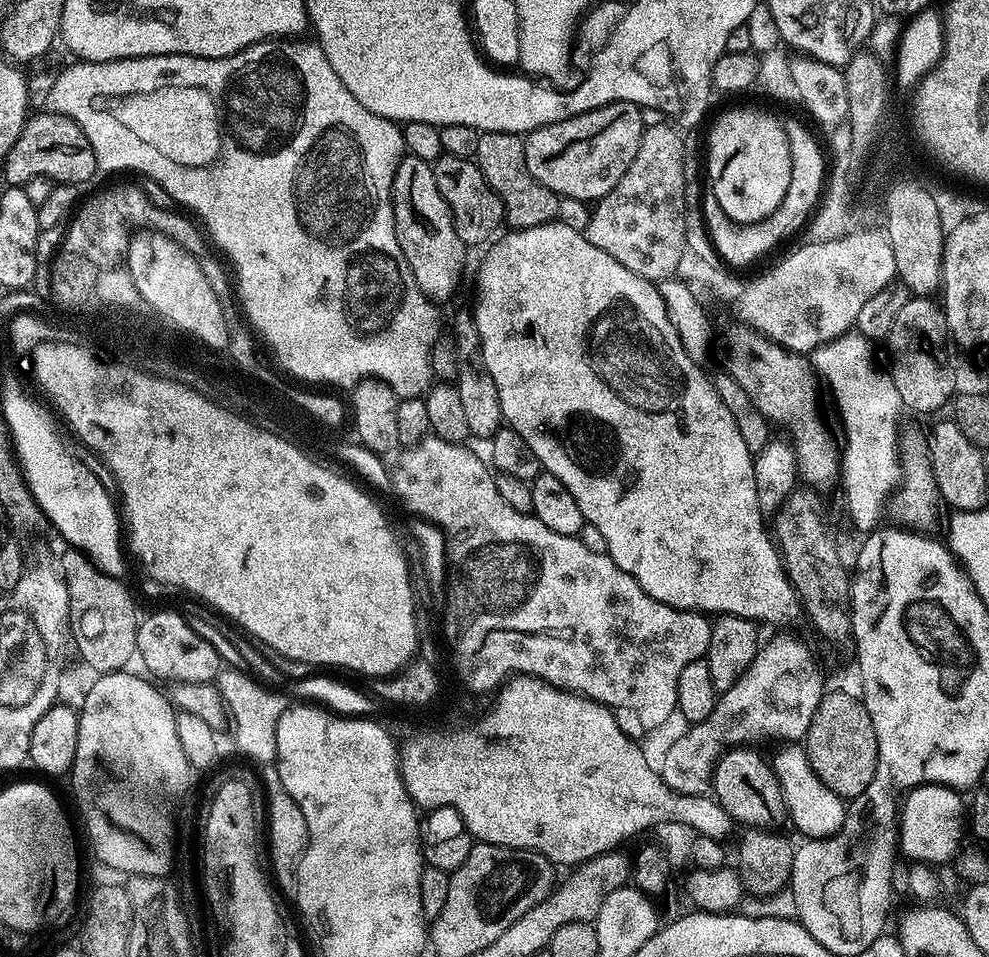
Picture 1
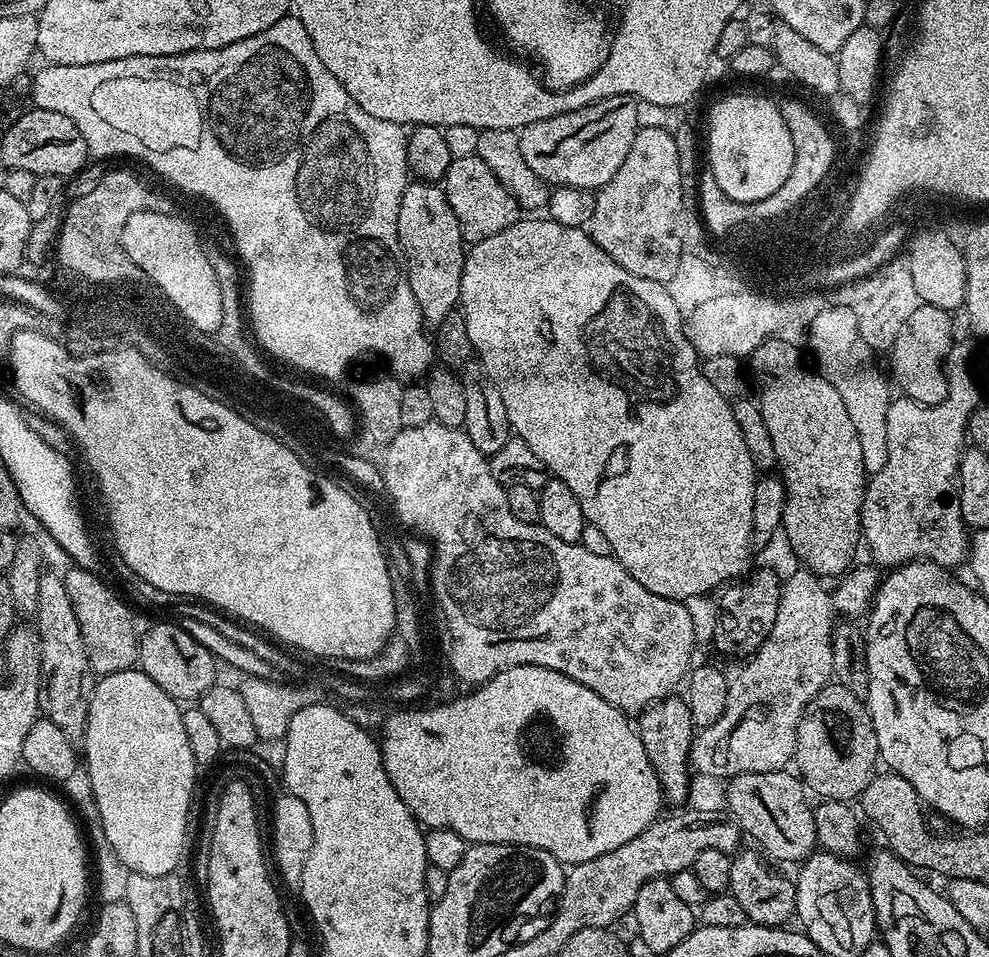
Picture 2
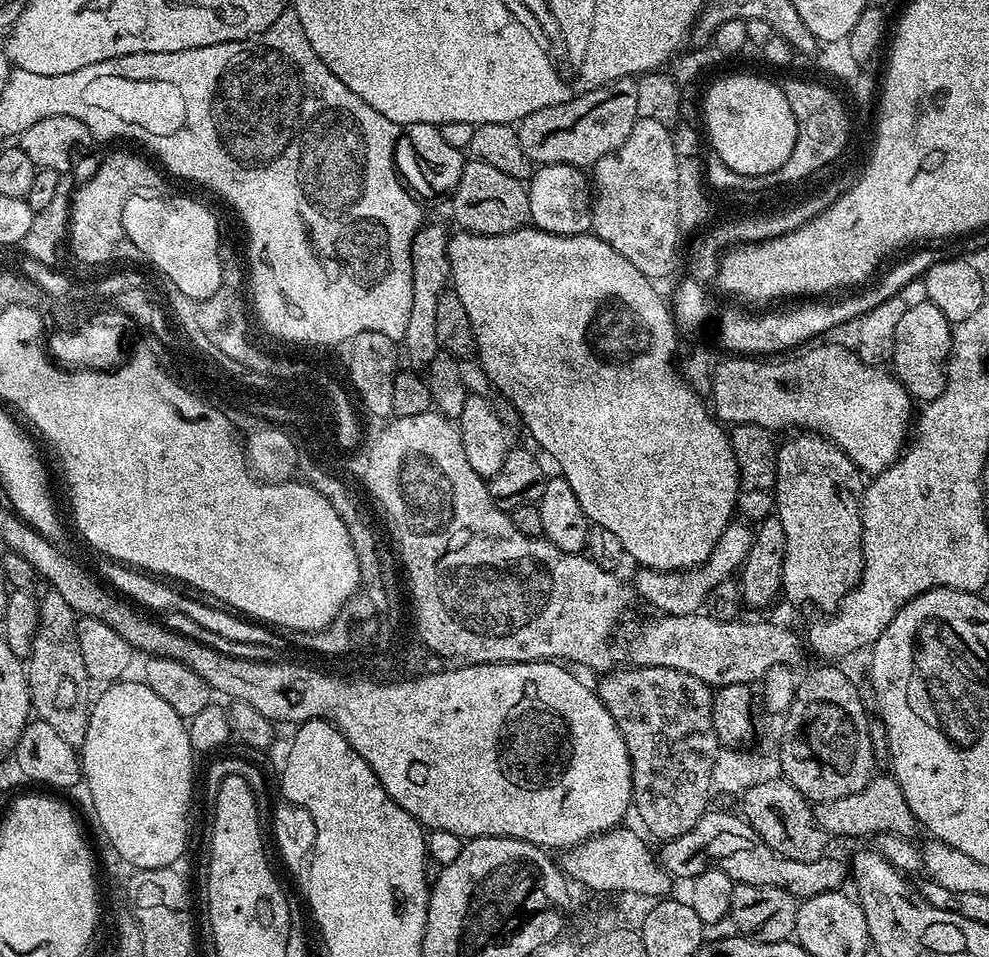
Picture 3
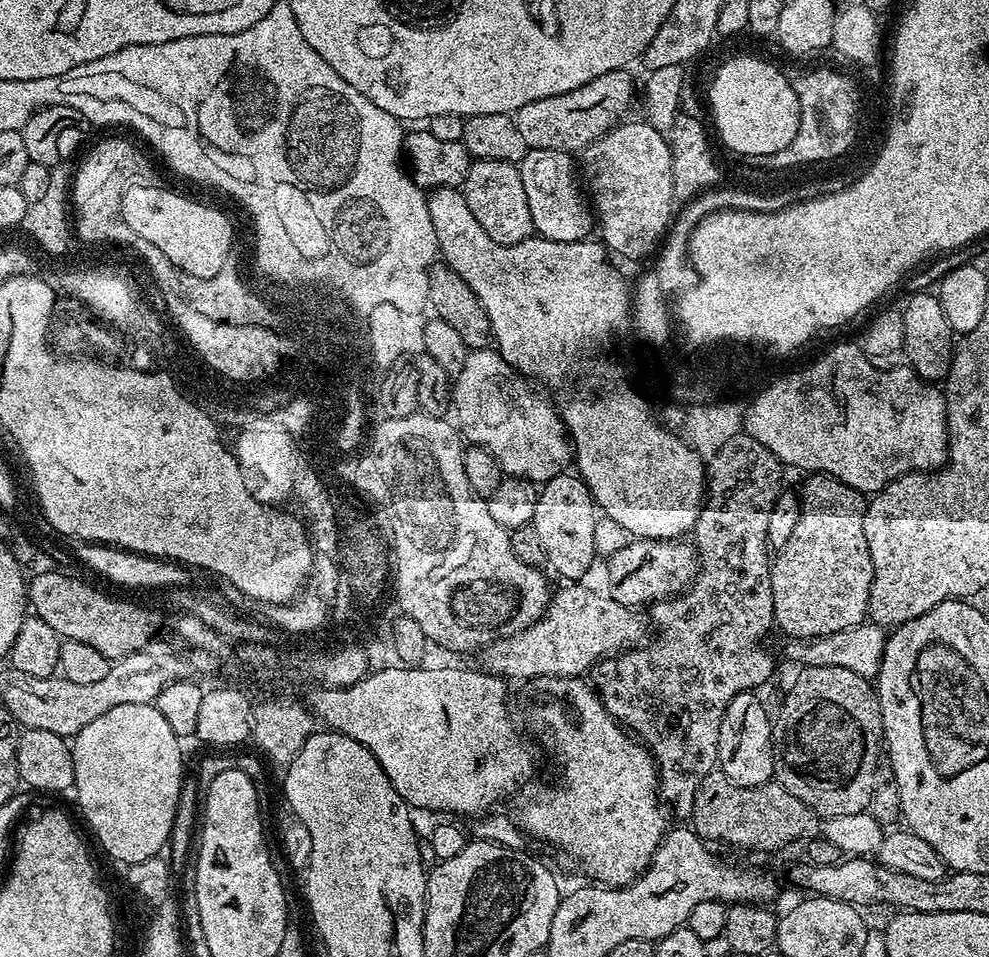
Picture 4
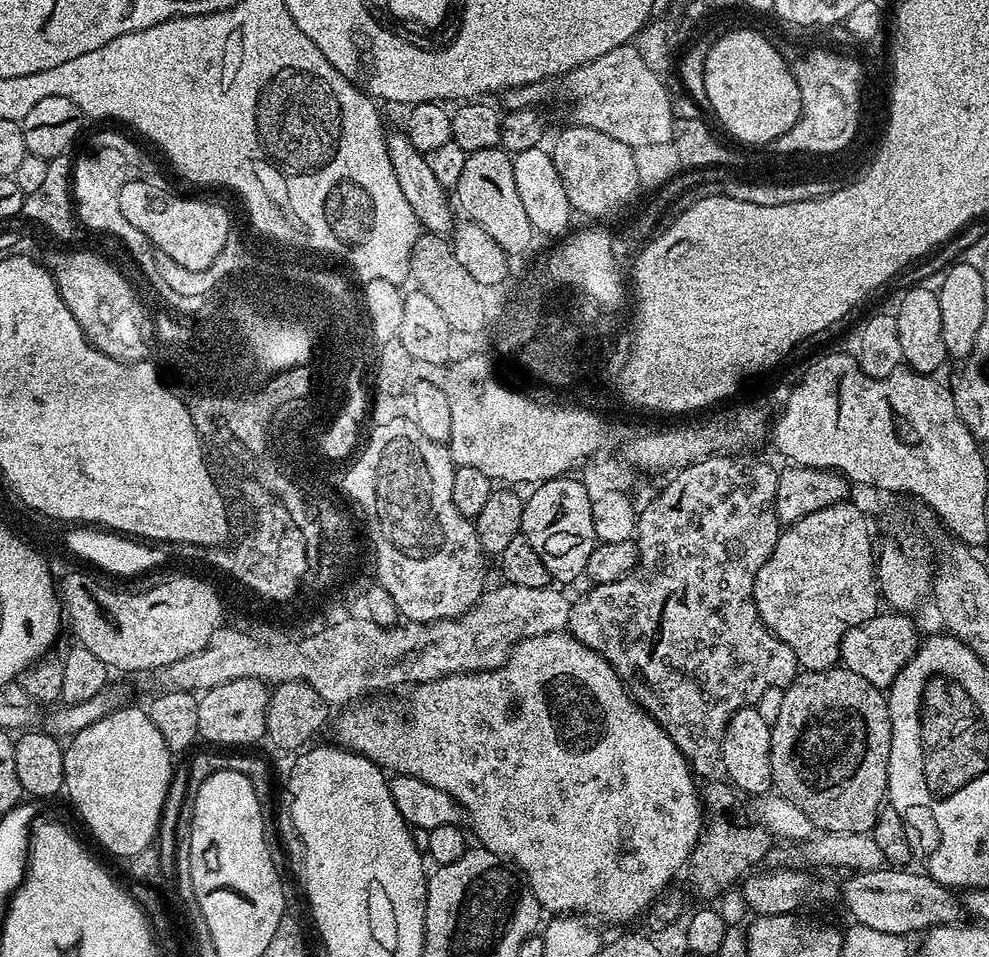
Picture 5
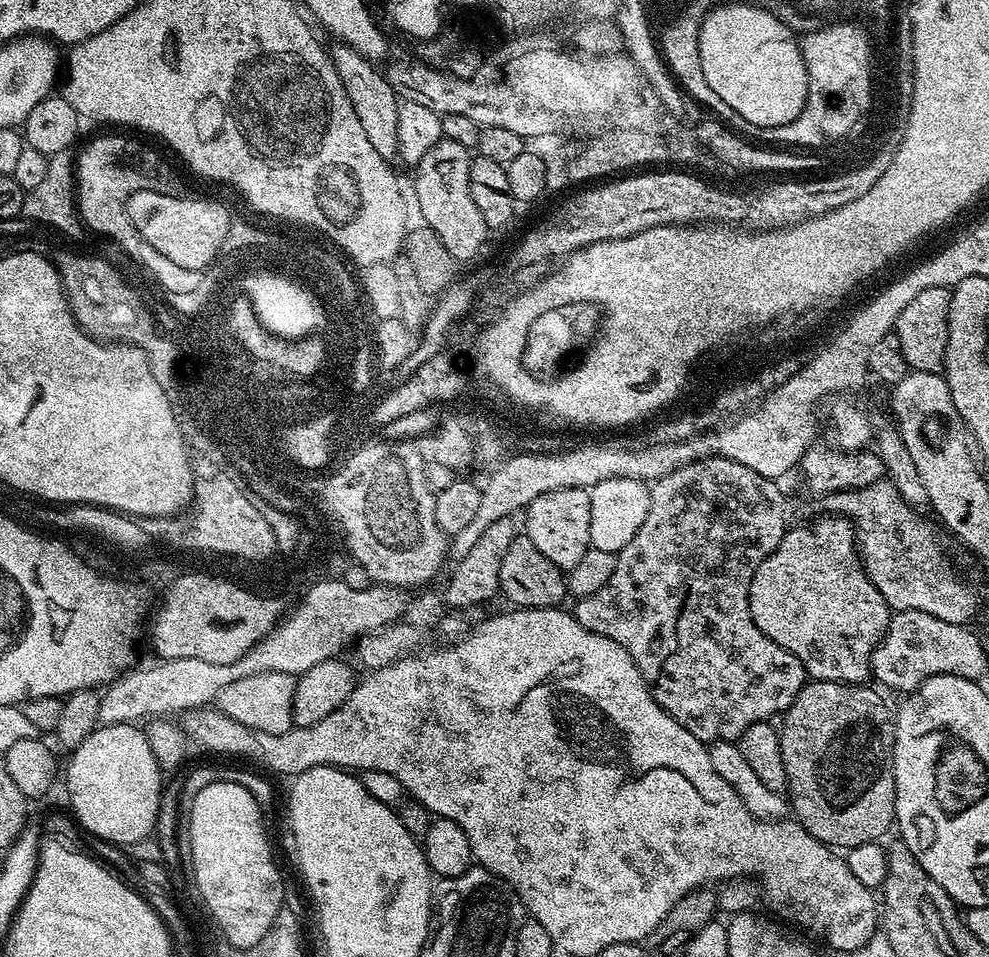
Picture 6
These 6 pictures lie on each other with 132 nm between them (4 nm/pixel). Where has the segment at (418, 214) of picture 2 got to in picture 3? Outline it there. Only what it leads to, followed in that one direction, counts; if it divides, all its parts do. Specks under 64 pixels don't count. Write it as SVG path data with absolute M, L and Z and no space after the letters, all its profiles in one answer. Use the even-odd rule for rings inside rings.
M425 223L416 231L412 243L412 285L414 302L410 302L410 322L406 322L406 334L402 341L402 352L408 355L409 365L427 366L442 351L437 335L438 300L450 284L448 271L449 229L440 224Z

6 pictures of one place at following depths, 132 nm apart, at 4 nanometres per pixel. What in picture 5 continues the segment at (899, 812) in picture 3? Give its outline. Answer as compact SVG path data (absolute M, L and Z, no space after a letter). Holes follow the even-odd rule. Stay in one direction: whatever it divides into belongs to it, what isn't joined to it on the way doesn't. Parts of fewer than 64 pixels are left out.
M723 783L712 784L708 789L703 789L702 803L706 809L706 823L690 861L692 888L704 902L712 902L715 896L722 895L736 879L739 881L753 870L759 869L763 865L760 863L769 859L774 848L772 833L767 832L763 824L751 819L748 821L740 813L740 804L736 801L737 789L731 783Z

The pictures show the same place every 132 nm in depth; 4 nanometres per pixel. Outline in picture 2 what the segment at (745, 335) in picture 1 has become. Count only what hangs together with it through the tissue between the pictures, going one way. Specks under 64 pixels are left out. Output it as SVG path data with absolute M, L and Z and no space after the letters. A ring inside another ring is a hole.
M773 338L765 341L764 344L759 345L756 350L752 353L750 357L750 363L752 363L752 376L750 372L750 380L756 383L756 393L754 393L754 399L757 404L760 405L760 413L762 414L762 422L766 422L766 430L770 430L770 442L774 442L774 454L776 455L776 462L778 465L778 476L780 480L783 481L785 488L785 510L784 510L784 518L782 525L782 532L788 535L788 544L792 547L792 552L797 556L798 559L801 560L803 567L807 569L807 571L815 574L817 577L820 576L836 576L835 578L840 578L845 575L853 567L854 561L852 561L852 555L856 552L856 543L859 545L862 540L862 533L860 530L860 507L862 506L862 502L864 501L864 490L866 487L866 473L864 470L864 463L862 462L862 442L858 442L858 430L854 430L854 422L850 422L850 414L846 414L846 402L842 402L842 394L838 394L838 390L834 387L832 383L825 376L820 375L819 371L815 367L809 366L807 368L804 365L804 356L799 352L798 349L795 348L794 345L791 344L788 340L780 340L781 338Z

